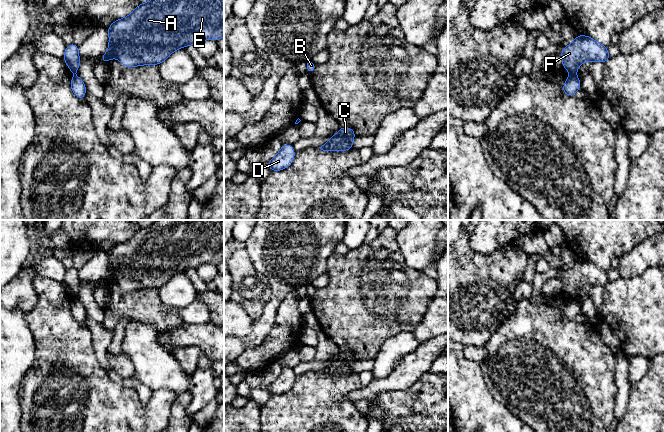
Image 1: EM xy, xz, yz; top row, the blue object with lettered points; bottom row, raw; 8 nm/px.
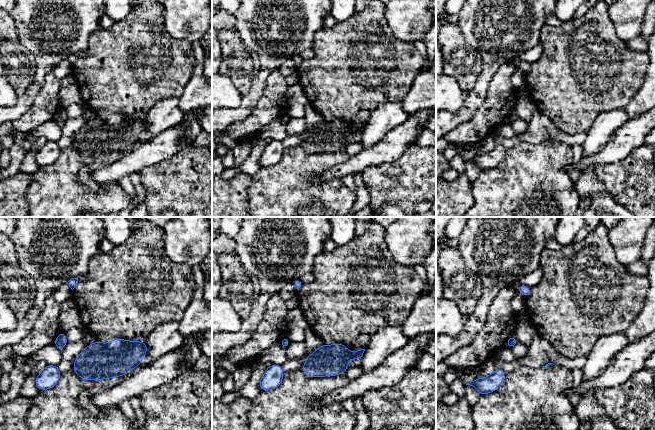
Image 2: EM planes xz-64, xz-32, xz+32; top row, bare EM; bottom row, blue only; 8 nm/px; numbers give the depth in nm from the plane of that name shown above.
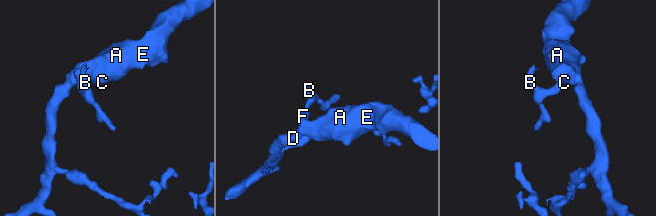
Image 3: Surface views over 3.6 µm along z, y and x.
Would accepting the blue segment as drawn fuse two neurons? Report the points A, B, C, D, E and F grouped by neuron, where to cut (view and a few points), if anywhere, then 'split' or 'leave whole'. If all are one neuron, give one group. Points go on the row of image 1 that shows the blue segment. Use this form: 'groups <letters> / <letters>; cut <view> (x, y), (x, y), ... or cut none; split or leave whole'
groups A C D E F / B; cut yz (573, 73), (571, 75); split

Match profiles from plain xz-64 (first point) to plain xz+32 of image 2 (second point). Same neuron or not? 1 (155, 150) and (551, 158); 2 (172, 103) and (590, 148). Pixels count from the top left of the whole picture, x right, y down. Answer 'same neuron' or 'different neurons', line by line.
1: different neurons
2: same neuron

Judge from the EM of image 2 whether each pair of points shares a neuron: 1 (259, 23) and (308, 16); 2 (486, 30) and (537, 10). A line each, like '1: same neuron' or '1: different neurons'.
1: same neuron
2: same neuron

